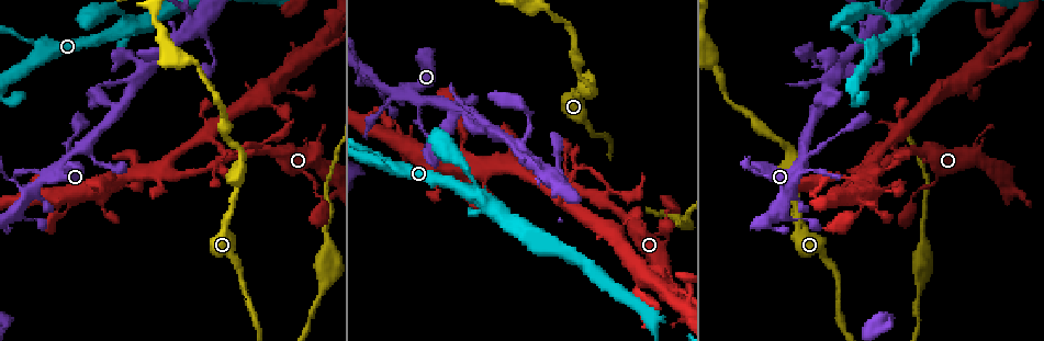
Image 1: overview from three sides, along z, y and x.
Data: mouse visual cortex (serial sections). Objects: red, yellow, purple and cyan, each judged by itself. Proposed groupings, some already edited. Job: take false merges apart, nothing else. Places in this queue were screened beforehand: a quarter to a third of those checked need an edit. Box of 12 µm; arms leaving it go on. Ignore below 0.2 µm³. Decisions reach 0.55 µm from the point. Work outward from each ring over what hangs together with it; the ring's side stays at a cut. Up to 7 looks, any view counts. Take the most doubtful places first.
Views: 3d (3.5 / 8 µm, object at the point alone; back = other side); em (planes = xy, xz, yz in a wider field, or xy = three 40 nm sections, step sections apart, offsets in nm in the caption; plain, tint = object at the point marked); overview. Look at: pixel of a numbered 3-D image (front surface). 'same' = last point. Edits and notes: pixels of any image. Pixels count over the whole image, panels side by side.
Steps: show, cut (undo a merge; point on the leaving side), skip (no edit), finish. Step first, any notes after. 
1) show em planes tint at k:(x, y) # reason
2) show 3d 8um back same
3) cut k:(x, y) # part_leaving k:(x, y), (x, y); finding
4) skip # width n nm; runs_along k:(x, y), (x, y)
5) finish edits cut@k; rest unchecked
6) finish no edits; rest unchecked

show 3d 3.5um at 1:(790, 192) # three-way junction

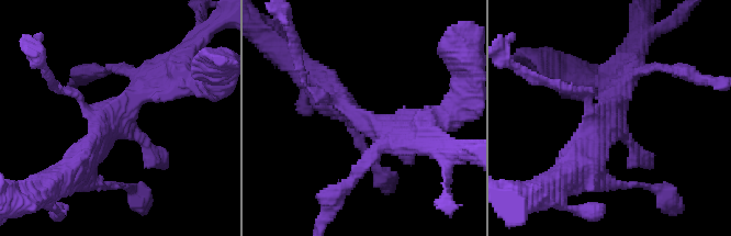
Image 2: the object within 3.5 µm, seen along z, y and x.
show em xy step 3 tint at 2:(605, 121) # now the EM

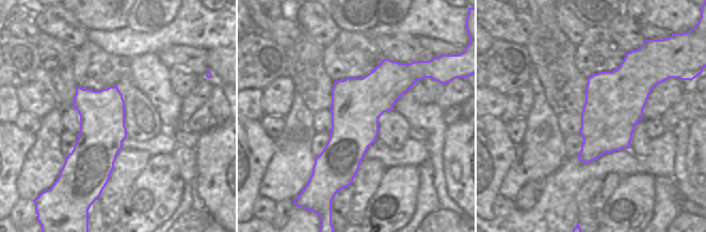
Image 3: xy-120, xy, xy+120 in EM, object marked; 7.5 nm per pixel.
show em xy step 1 tint same

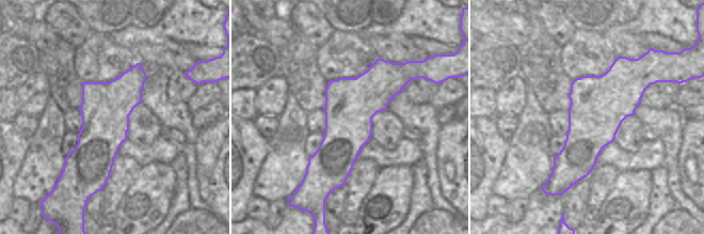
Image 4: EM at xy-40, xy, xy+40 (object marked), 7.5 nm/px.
skip # width 380 nm; runs_along 2:(167, 74), (72, 168); all the same cell

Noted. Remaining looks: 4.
show 3d 3.5um at 1:(595, 90) # abrupt turn

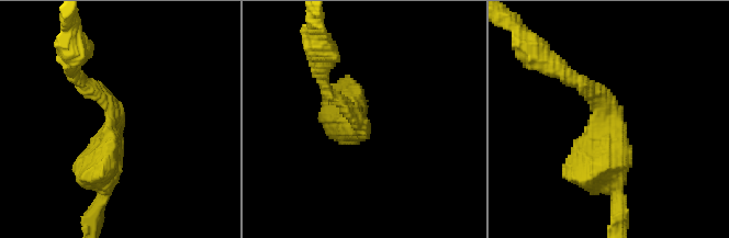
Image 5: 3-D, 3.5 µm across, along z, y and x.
show em xy step 2 tint at 5:(116, 110) # arm_widths 200, 450 nm; need the tissue

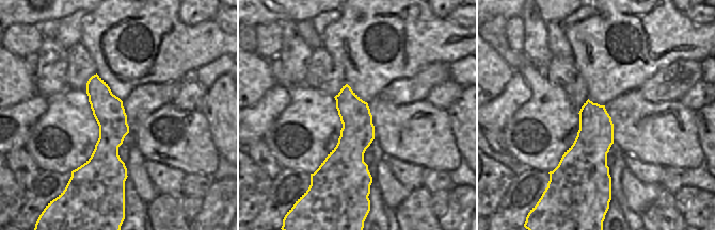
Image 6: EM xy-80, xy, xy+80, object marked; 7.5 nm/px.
skip # runs_along 5:(614, 182), (614, 115), (567, 75); all the same cell

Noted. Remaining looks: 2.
show 3d 3.5um at 1:(899, 147) # a fork

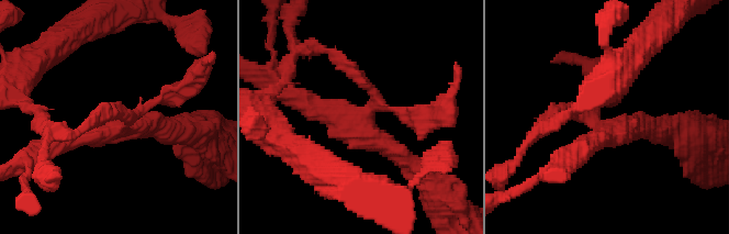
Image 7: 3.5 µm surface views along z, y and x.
show em xy step 5 tint at 7:(615, 129)

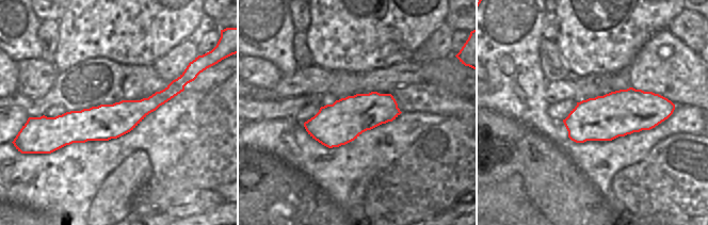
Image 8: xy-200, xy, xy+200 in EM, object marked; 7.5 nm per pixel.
cut 7:(355, 73) # two cells meet here

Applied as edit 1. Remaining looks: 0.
finish edits cut@7; rest unchecked

